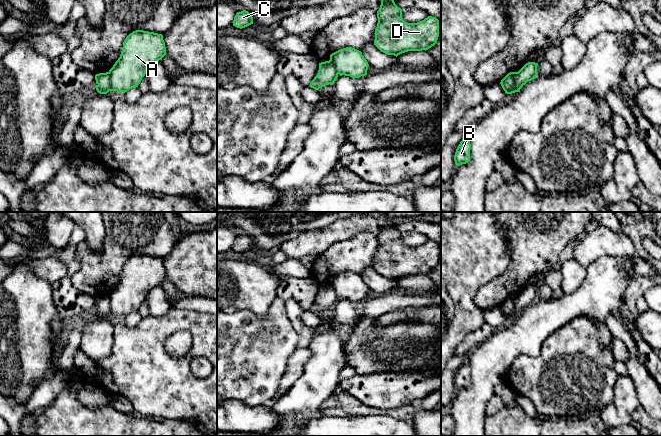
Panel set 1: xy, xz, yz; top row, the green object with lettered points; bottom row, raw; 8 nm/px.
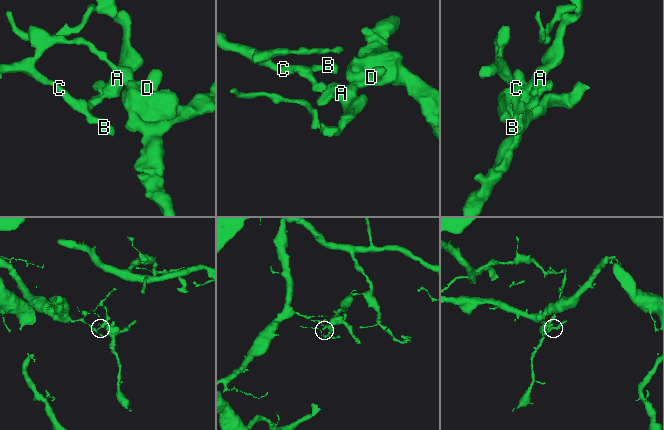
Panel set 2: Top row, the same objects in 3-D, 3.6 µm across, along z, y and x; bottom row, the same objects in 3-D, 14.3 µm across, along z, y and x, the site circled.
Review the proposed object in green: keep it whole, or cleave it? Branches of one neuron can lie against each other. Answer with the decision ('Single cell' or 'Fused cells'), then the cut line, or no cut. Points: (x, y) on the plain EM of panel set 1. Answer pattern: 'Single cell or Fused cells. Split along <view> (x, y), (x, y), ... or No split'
Fused cells. Split along yz (518, 296), (515, 302), (515, 310), (506, 317)

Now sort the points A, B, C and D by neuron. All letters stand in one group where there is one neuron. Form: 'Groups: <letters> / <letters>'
Groups: A D / B C

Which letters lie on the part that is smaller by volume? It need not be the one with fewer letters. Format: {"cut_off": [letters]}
{"cut_off": ["A", "D"]}

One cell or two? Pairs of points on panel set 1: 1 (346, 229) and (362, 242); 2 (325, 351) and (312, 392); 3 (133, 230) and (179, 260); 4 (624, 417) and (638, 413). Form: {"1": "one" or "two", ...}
{"1": "two", "2": "one", "3": "two", "4": "two"}

